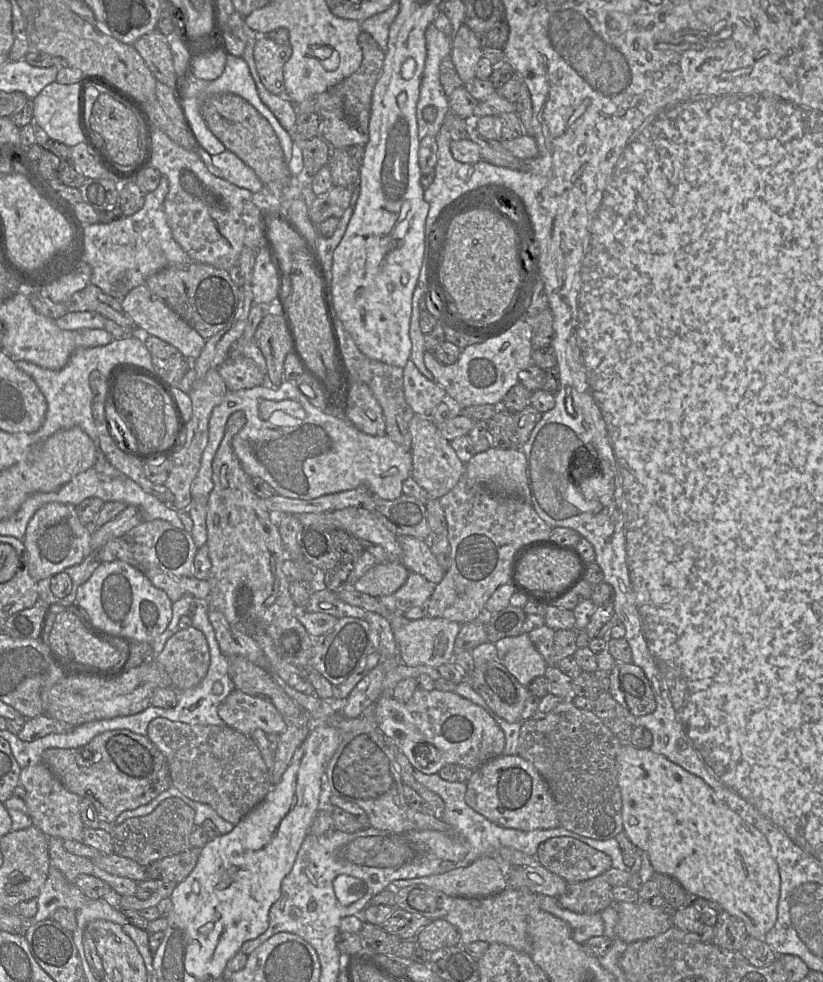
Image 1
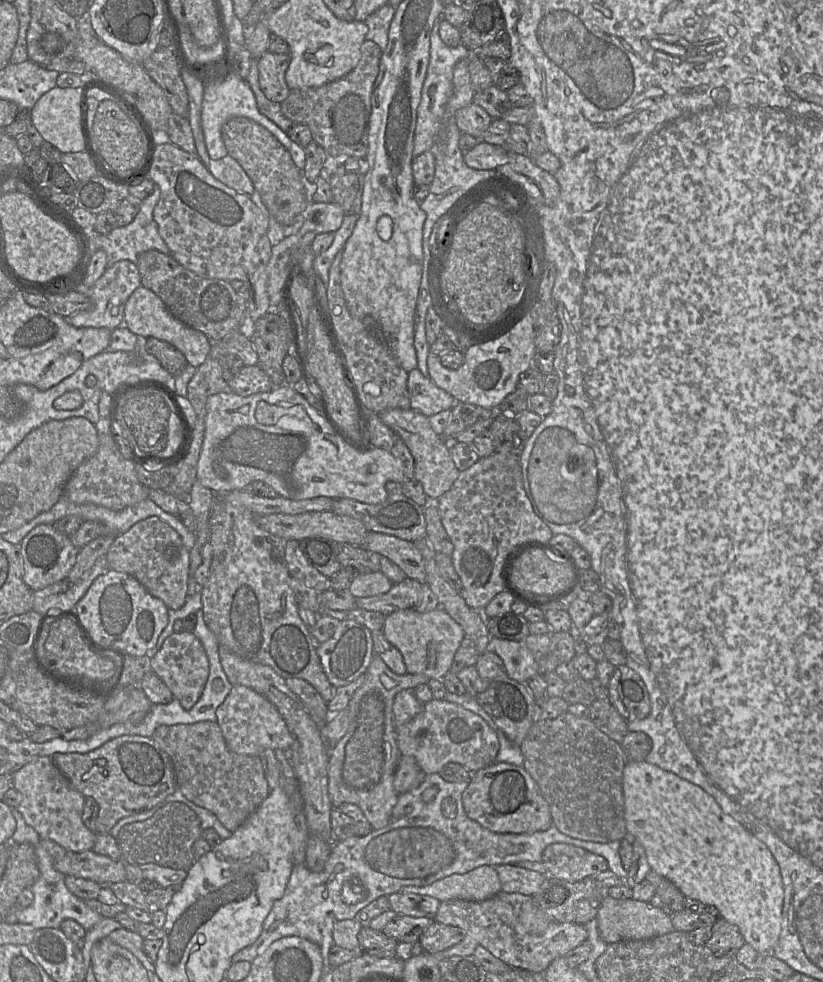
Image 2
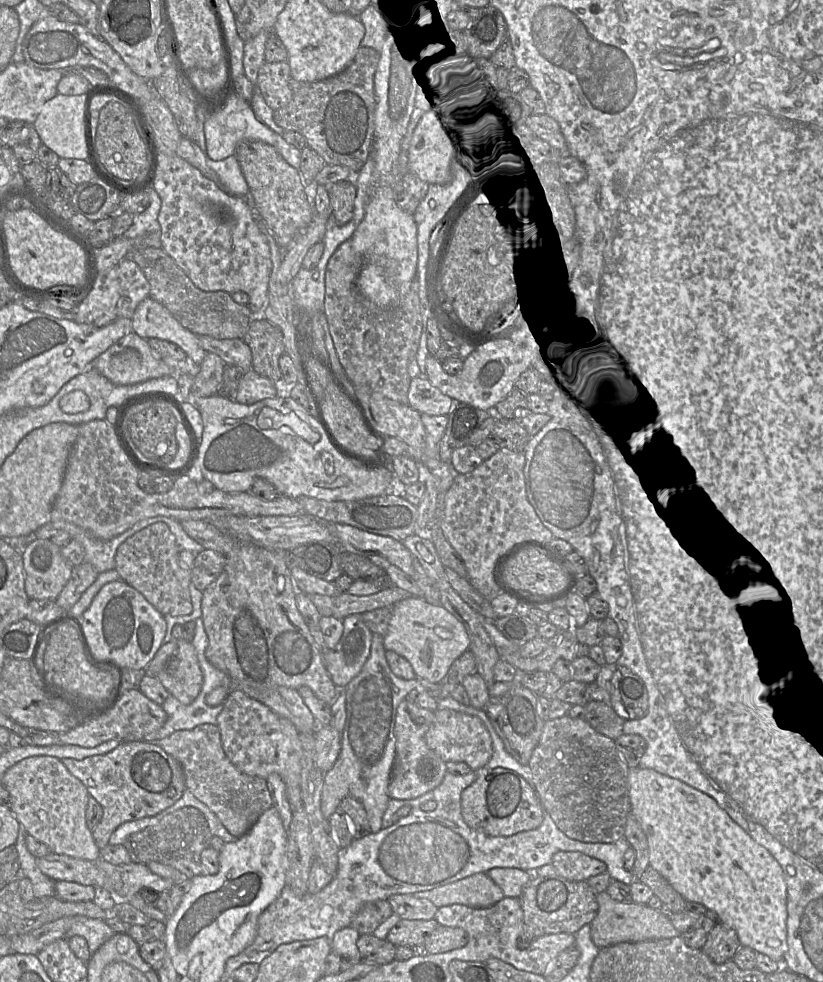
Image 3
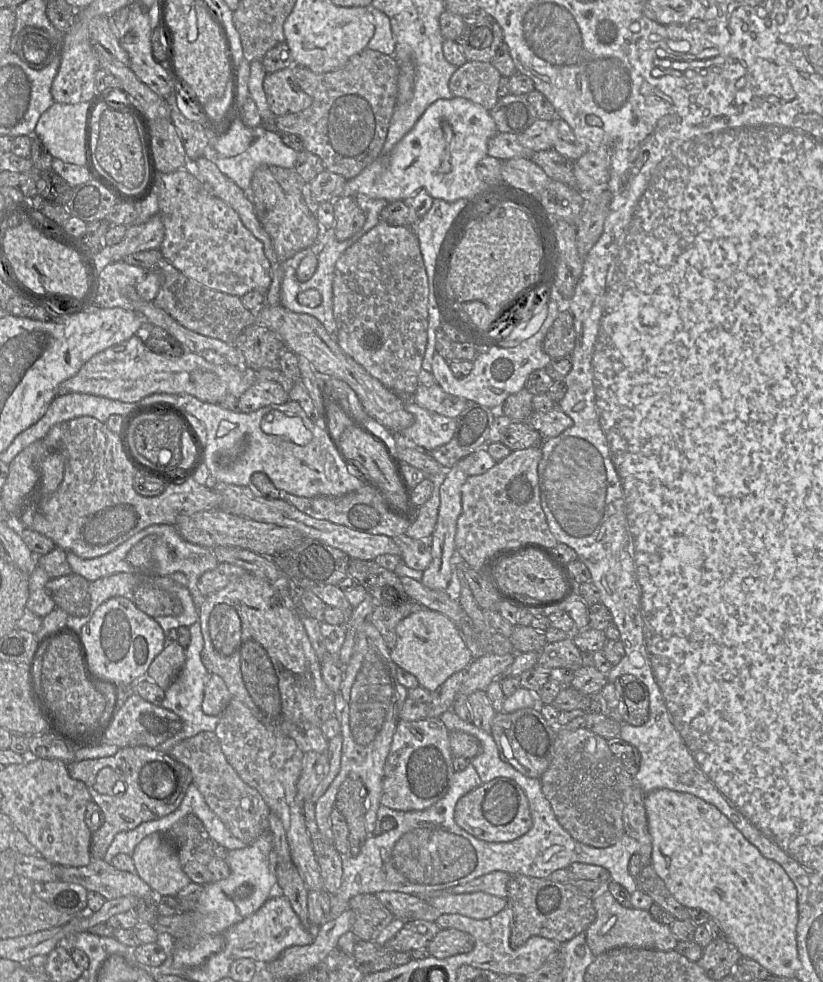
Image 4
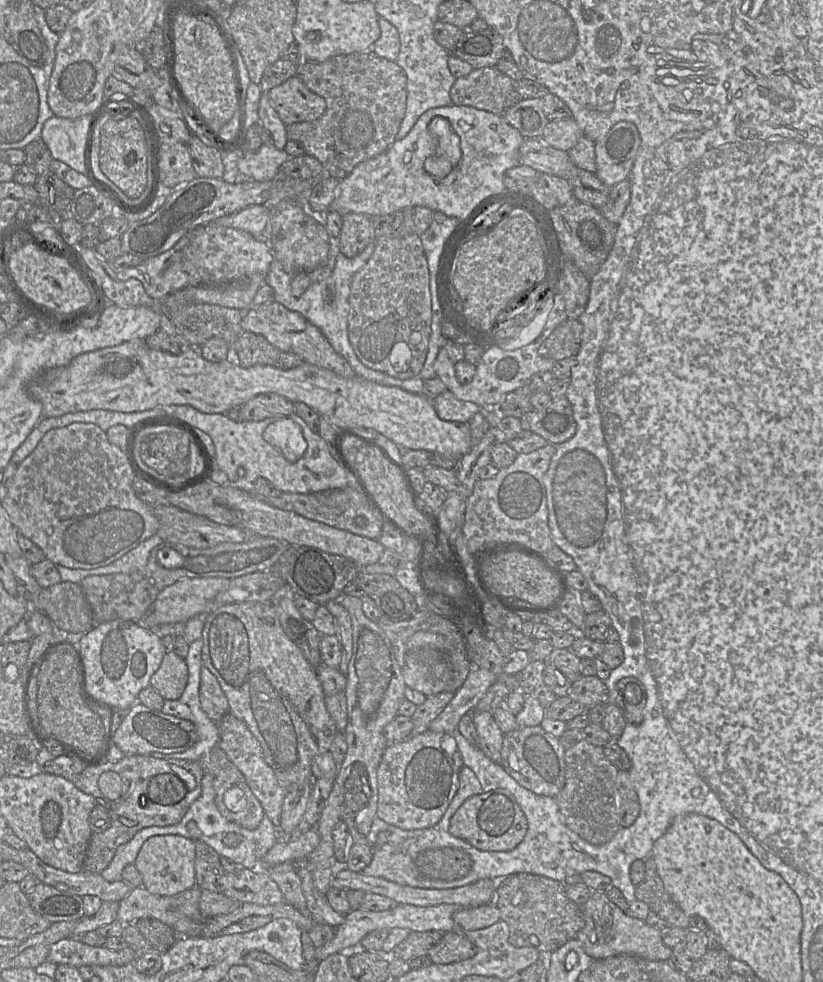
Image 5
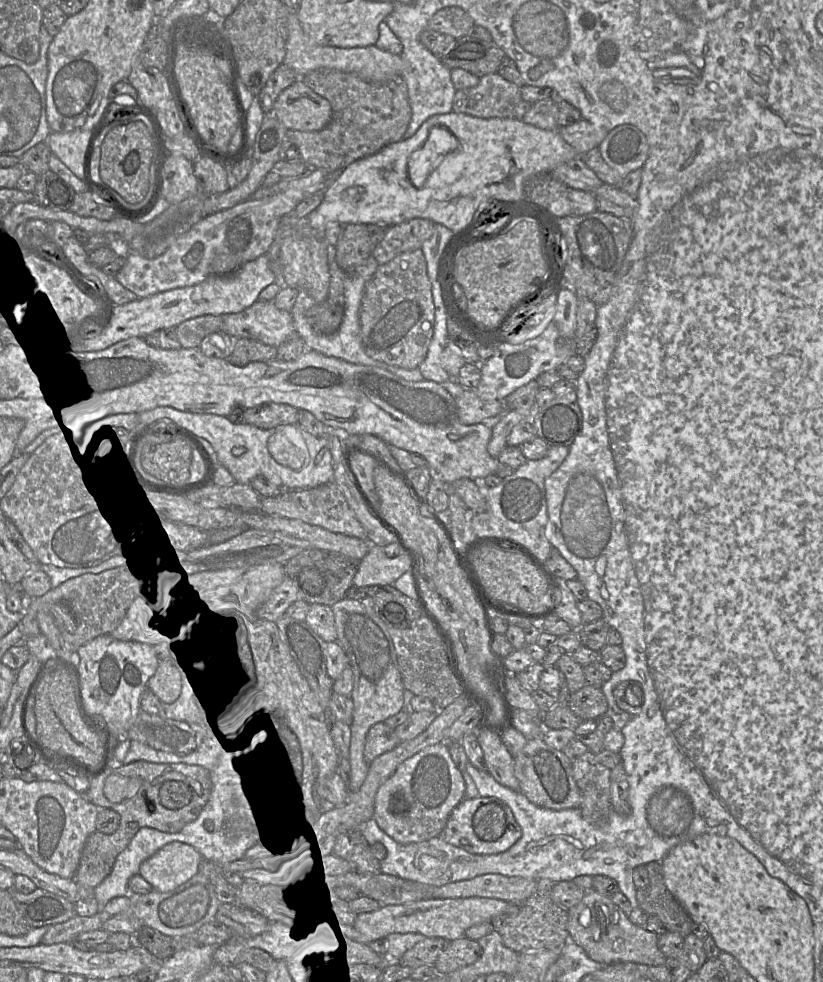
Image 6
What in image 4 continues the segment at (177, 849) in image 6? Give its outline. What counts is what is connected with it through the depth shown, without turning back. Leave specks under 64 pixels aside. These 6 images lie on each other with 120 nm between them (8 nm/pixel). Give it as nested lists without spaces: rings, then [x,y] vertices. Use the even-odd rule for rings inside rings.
[[[152,833],[145,837],[135,848],[132,858],[138,876],[150,886],[157,897],[176,897],[191,882],[181,867],[176,849],[163,833]]]

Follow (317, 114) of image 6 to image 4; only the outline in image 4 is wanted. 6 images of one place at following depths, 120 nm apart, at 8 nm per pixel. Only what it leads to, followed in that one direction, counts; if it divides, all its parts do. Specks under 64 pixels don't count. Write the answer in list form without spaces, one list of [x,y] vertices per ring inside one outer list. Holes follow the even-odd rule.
[[[294,67],[266,74],[263,88],[275,116],[301,112],[312,104],[312,98],[298,84]]]

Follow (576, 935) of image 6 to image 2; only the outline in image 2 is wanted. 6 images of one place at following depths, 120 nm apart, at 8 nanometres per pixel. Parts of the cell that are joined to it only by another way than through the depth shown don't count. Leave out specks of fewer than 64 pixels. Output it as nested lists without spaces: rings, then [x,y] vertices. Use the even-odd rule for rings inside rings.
[[[606,893],[595,917],[599,937],[607,944],[622,940],[649,939],[675,931],[671,914],[663,908],[651,906],[648,902],[635,899],[615,899]]]

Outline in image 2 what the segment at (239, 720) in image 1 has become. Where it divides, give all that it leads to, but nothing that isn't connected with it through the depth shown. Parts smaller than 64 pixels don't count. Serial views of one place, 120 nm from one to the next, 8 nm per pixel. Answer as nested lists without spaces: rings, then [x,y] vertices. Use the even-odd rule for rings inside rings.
[[[235,685],[216,710],[217,723],[230,751],[240,755],[258,756],[266,749],[289,753],[294,738],[277,708],[250,688]]]

